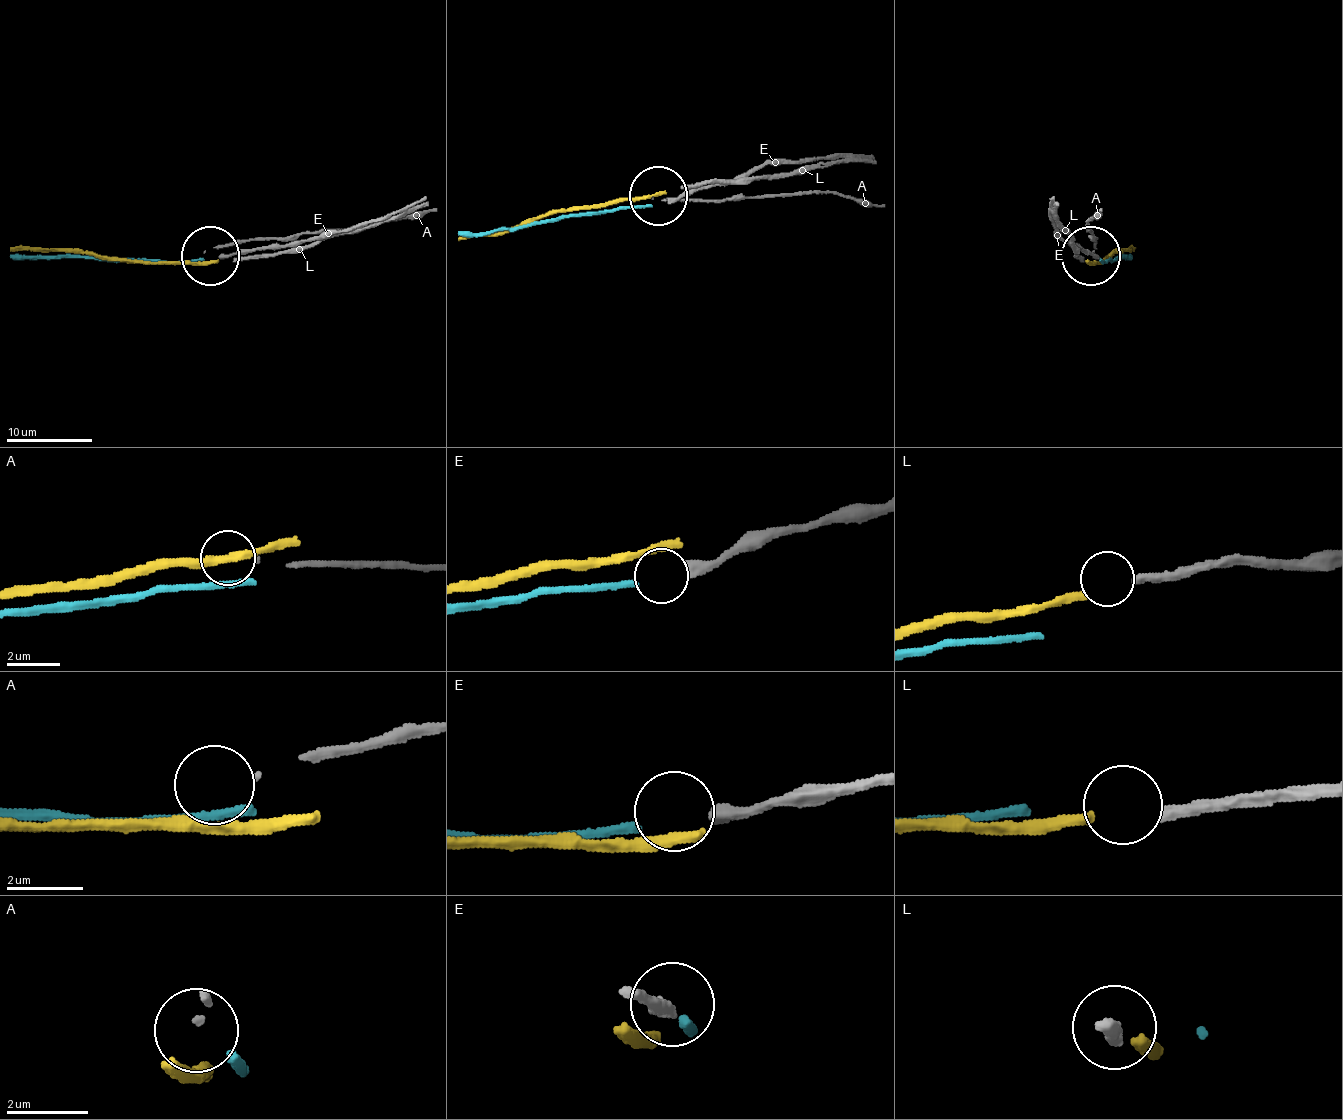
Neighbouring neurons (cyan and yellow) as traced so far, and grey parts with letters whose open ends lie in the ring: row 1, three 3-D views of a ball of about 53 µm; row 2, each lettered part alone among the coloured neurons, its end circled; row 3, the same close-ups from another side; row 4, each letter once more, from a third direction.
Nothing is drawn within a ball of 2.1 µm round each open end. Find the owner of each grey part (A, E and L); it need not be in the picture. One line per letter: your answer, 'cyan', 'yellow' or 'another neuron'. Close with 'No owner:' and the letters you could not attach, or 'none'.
A: another neuron
E: cyan
L: yellow
No owner: A

